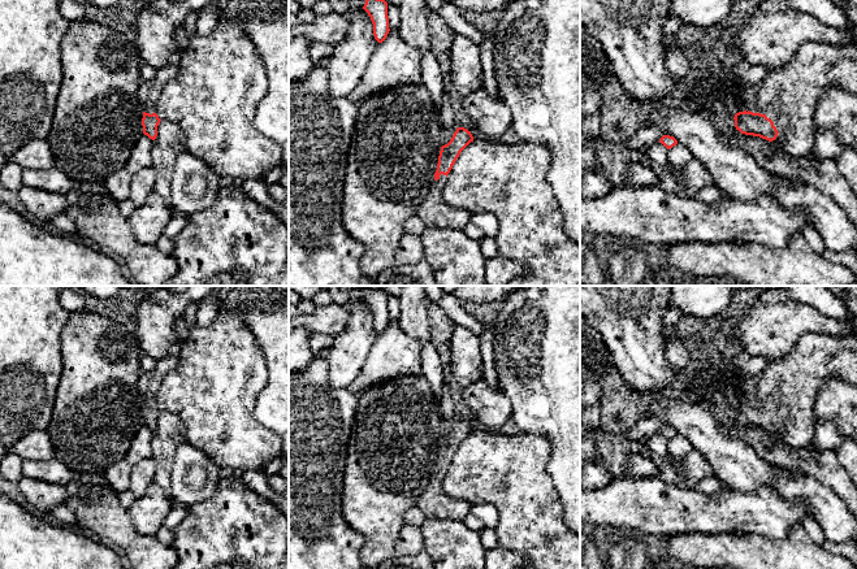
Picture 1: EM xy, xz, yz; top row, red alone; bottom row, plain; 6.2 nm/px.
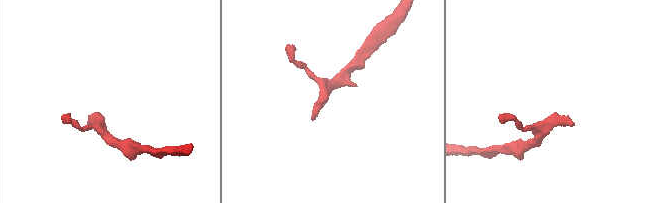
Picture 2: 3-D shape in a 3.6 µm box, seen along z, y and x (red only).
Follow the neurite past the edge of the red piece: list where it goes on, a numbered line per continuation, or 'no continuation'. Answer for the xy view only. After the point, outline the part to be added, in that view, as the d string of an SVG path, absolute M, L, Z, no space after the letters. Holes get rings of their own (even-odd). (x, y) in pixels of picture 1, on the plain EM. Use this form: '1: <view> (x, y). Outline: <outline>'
1: xy (148, 383). Outline: M176 351L156 361L155 368L148 373L142 373L138 381L138 388L143 396L143 403L156 404L156 394L164 375L177 365Z

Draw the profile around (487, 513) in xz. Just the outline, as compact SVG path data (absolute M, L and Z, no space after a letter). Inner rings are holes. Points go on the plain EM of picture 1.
M485 503L473 504L471 513L479 517L485 527L492 530L494 530L499 522L498 511L493 505Z

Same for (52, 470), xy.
M56 457L51 460L29 460L22 461L21 472L23 477L48 482L52 485L66 486L75 473Z

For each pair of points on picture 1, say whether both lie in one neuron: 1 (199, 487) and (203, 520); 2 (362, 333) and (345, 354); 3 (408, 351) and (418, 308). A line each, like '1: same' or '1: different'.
1: different
2: same
3: different

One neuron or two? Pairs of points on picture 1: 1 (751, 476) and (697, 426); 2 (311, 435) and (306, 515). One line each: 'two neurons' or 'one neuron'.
1: one neuron
2: one neuron

